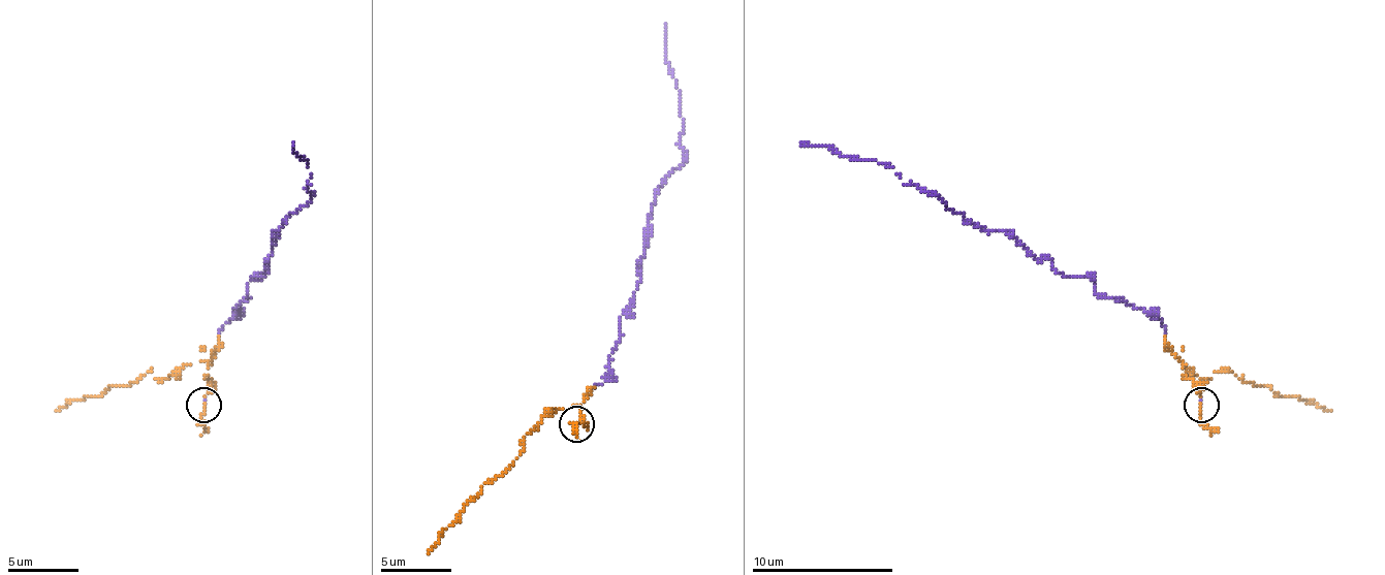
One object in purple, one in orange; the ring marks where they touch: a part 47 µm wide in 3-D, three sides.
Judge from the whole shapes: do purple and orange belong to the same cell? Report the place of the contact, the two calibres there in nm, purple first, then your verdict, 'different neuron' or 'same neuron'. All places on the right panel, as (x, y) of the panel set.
place (1201, 405); calibres 100 and 140 nm; different neuron

